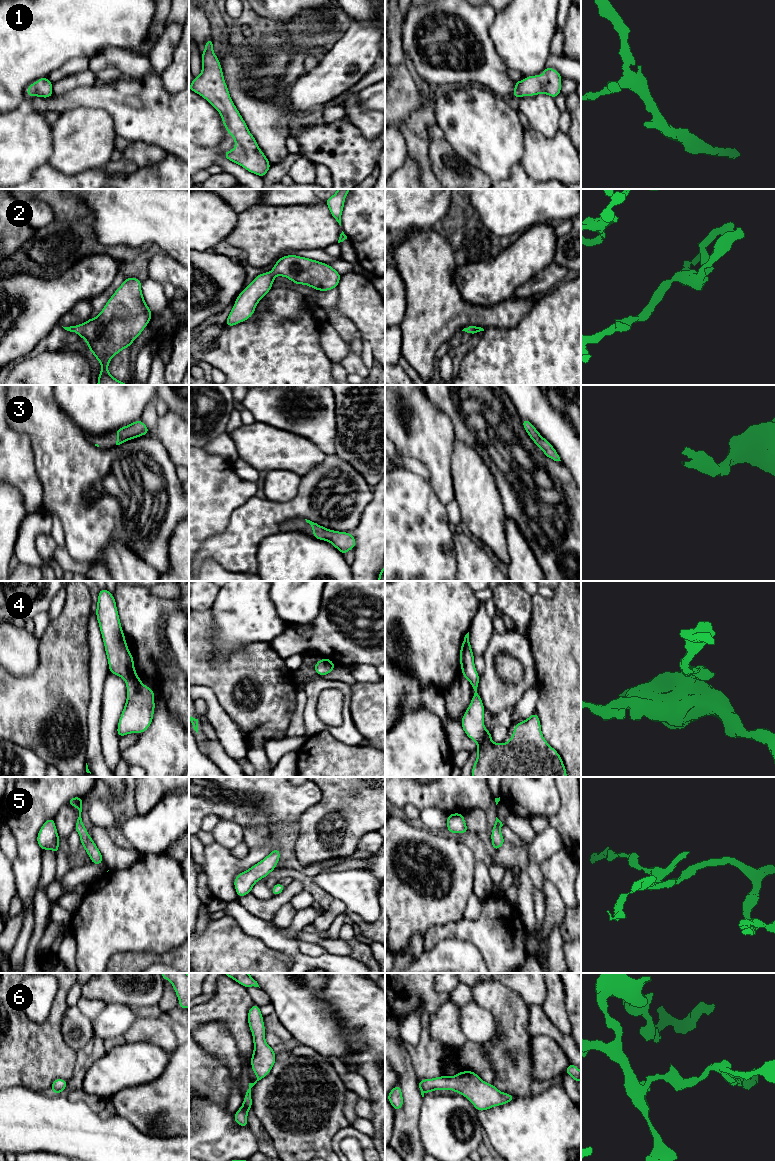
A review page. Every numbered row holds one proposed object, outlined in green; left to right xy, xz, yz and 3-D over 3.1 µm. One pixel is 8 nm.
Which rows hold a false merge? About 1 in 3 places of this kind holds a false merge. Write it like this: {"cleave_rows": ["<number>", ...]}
{"cleave_rows": []}

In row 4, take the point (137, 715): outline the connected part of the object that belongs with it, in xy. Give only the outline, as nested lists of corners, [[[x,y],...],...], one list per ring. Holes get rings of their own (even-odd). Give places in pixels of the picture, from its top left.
[[[100,589],[96,616],[107,654],[109,672],[122,677],[127,686],[127,700],[118,722],[118,737],[145,732],[155,710],[153,689],[145,686],[134,668],[133,656],[126,644],[114,596]]]

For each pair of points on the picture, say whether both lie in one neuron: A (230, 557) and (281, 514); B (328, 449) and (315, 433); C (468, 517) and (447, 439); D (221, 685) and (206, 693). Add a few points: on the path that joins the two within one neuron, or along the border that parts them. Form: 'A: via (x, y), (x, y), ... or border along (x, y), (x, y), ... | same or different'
A: via (243, 544), (268, 519) | same
B: via (327, 445), (319, 437) | same
C: border along (455, 437), (451, 458), (451, 479) | different
D: border along (199, 685), (209, 687), (225, 710) | different

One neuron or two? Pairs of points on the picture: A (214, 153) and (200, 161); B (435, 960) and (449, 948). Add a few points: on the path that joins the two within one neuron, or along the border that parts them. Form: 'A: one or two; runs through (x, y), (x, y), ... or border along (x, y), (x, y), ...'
A: one; runs through (211, 153), (203, 158)
B: one; runs through (438, 959), (446, 951)

